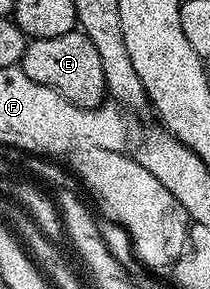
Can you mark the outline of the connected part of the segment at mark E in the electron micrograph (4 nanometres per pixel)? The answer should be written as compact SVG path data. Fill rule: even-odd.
M76 29L61 33L61 37L45 37L28 42L22 61L23 72L33 77L37 85L57 89L61 97L73 101L78 107L99 107L108 98L105 69L101 69L101 57L93 41Z

